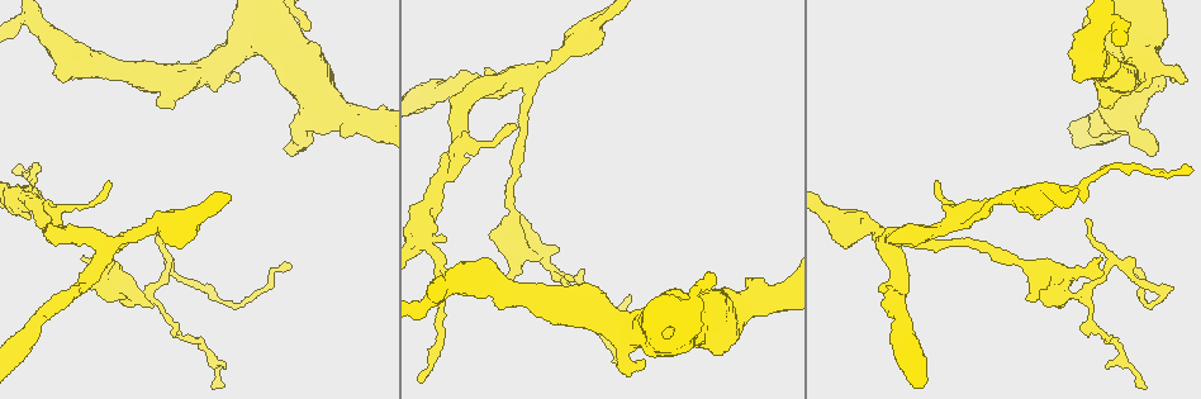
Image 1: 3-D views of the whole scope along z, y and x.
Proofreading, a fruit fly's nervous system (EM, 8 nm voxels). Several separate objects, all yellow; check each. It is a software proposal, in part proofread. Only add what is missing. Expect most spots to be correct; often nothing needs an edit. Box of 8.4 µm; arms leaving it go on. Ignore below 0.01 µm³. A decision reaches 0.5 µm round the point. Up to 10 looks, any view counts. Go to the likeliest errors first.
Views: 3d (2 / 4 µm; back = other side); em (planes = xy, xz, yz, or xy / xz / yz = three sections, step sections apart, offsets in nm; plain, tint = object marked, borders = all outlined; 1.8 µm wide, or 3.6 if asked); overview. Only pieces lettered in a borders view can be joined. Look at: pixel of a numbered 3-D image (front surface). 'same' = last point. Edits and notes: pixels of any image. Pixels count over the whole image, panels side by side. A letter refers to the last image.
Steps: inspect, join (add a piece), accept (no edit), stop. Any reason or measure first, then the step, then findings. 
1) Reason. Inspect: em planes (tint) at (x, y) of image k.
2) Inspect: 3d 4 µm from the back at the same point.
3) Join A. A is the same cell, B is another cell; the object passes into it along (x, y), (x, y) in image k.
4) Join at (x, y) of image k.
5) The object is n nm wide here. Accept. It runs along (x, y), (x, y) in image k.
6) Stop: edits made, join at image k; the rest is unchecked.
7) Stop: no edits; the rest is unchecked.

Inspect: 3d 4 µm at (444, 239) of image 1.

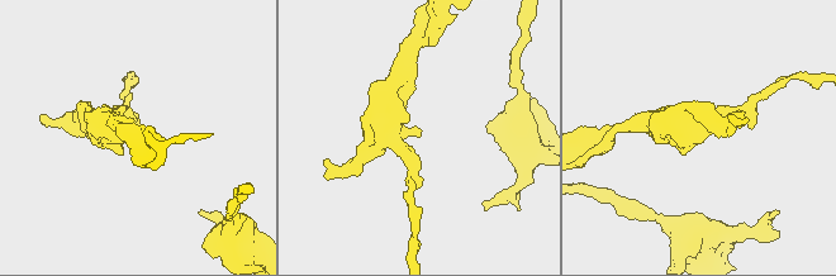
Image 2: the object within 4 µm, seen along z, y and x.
Shape alone is not enough. Inspect: em xy step 4 (tint) at (697, 135) of image 2.

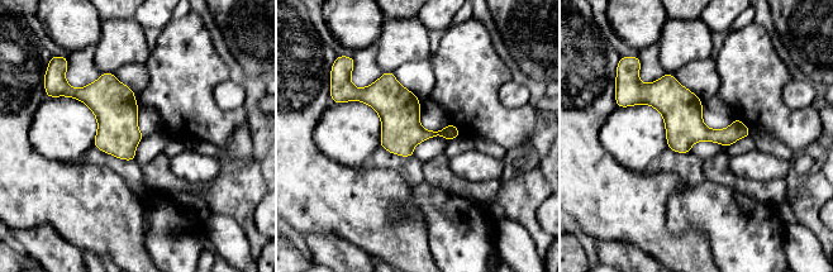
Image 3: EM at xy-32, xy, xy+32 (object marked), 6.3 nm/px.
Inspect: em xy step 4 (borders) at the same point.

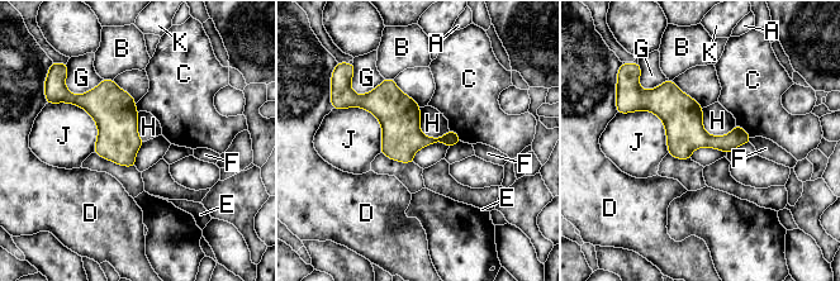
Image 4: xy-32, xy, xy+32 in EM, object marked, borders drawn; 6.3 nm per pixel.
Accept. A, B, C, D, E, F, G, H, J and K are other cells; it runs along (645, 93), (702, 139), (746, 139) in image 4; no lettered piece goes on from it.

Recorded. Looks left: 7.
Thick end. Inspect: em planes (borders) at (1154, 151) of image 1.

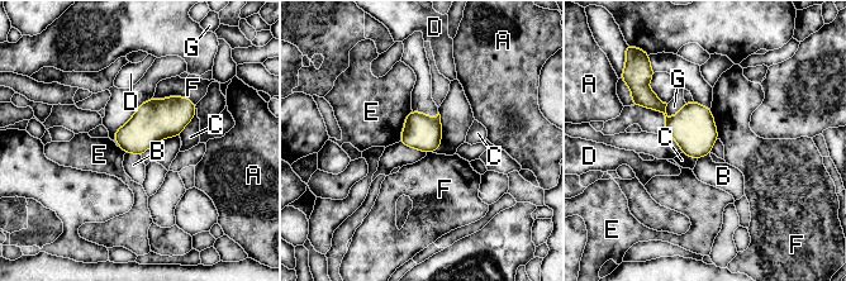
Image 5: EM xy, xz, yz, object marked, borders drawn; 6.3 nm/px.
The longest contact is with F, 280 nm. Accept. A, B, C, D, E, F and G are other cells; a border runs along (126, 152), (133, 152), (141, 157) in image 5; no lettered piece goes on from it.

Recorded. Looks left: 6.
An open end. Inspect: 3d 4 µm at (1101, 260) of image 1.

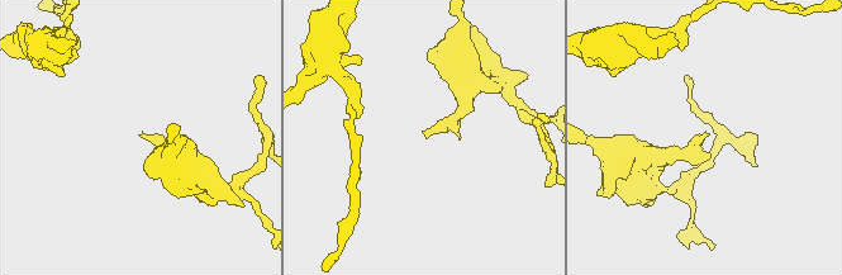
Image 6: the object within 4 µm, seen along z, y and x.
Shape alone is not enough. Inspect: em planes (plain) at (701, 138) of image 6.

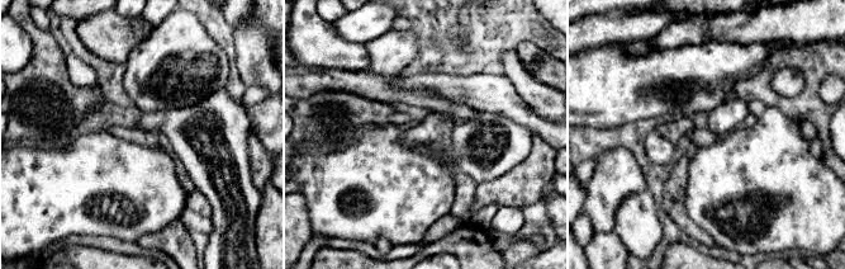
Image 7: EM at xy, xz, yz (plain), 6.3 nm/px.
See the neighbours. Inspect: em planes (borders) at the same point.

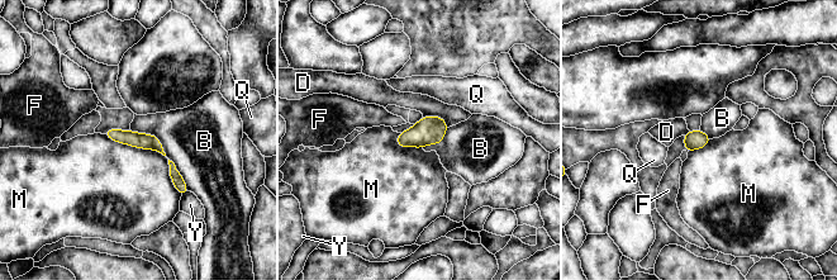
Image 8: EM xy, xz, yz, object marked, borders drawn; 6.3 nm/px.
Accept. B, D, F, M, Q and Y are other cells; none of them fits.

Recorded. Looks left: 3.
Sudden change in width. Inspect: 3d 4 µm at (832, 221) of image 1.

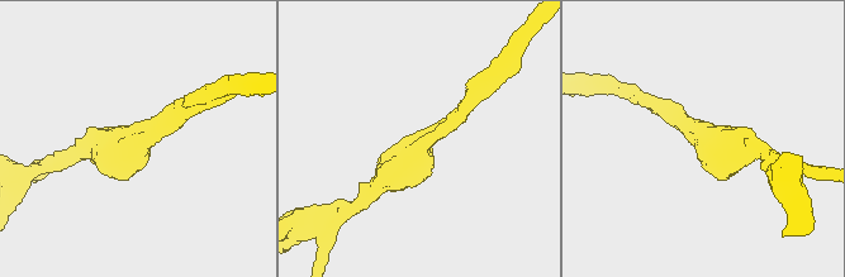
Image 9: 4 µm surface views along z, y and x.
The arms are 240, 420 nm wide. Inspect: em 3.6 µm yz step 16 (borders) at (139, 141) of image 9.

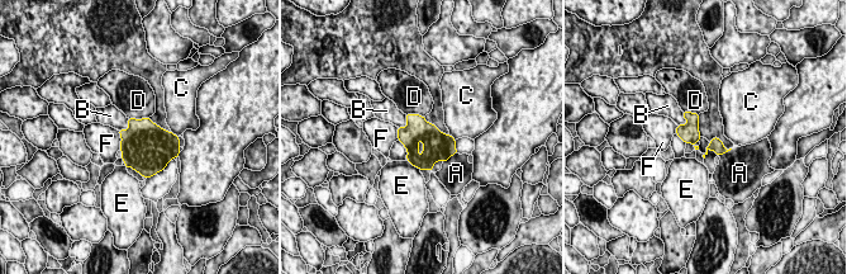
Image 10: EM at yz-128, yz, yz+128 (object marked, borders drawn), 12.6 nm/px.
The object is 70 nm wide here. Accept. A, B, C, D, E and F are other cells; a border runs along (681, 112), (686, 122), (677, 126) in image 10; none of them fits.

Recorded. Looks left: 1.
Stop: no edits; the rest is unchecked.

